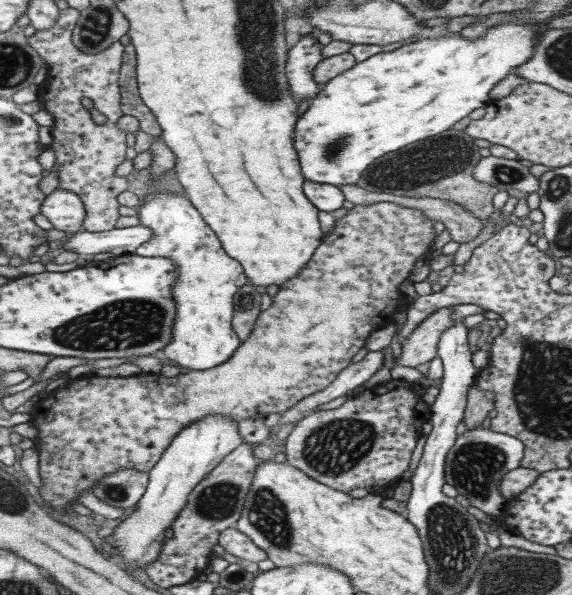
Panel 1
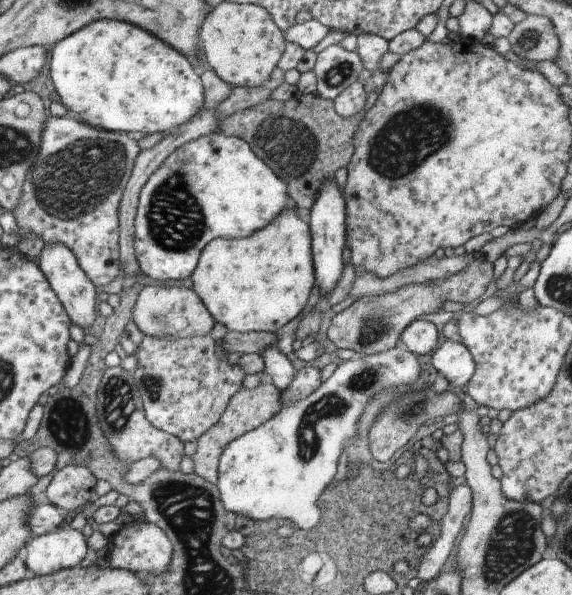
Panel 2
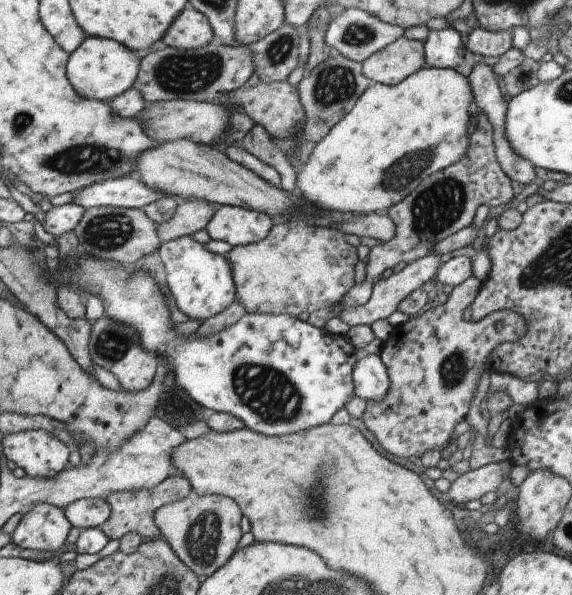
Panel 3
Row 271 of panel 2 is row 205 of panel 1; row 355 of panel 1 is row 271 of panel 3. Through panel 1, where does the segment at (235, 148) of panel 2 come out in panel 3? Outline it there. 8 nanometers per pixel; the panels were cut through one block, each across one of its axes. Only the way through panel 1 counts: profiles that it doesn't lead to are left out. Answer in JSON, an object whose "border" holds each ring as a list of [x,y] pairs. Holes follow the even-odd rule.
{"border":[[[192,235],[183,236],[176,240],[163,242],[158,249],[158,254],[160,254],[160,260],[164,263],[166,284],[172,293],[171,296],[174,298],[174,302],[176,302],[179,310],[187,315],[190,320],[206,322],[212,316],[218,316],[220,312],[224,312],[234,302],[235,288],[234,280],[232,280],[232,270],[230,270],[230,262],[228,262],[228,259],[224,255],[210,252],[206,248],[206,243],[201,244],[200,242],[196,242],[192,238]]]}

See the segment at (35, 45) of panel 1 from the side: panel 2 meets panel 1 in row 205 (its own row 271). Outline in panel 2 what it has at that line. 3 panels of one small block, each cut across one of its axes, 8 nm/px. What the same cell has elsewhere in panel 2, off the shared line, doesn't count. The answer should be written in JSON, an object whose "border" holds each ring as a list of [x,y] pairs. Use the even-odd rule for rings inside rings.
{"border":[[[70,114],[64,118],[48,117],[42,130],[42,144],[34,164],[28,169],[22,186],[20,202],[14,210],[14,218],[18,228],[14,234],[4,233],[1,244],[16,247],[18,234],[38,234],[45,244],[58,242],[68,246],[76,256],[80,268],[95,286],[117,285],[120,273],[120,205],[128,179],[130,178],[136,158],[140,154],[138,137],[127,133],[97,130]]]}

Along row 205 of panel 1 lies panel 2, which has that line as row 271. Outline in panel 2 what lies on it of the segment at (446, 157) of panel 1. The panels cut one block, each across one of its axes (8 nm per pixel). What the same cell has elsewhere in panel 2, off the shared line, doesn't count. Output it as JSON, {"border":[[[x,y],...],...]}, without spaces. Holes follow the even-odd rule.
{"border":[[[482,257],[474,260],[466,270],[446,280],[410,284],[388,294],[363,296],[333,317],[326,332],[327,337],[338,348],[355,350],[358,354],[373,355],[386,352],[400,343],[402,330],[422,314],[442,310],[444,302],[460,302],[466,305],[480,298],[490,286],[493,272],[493,263]]]}

